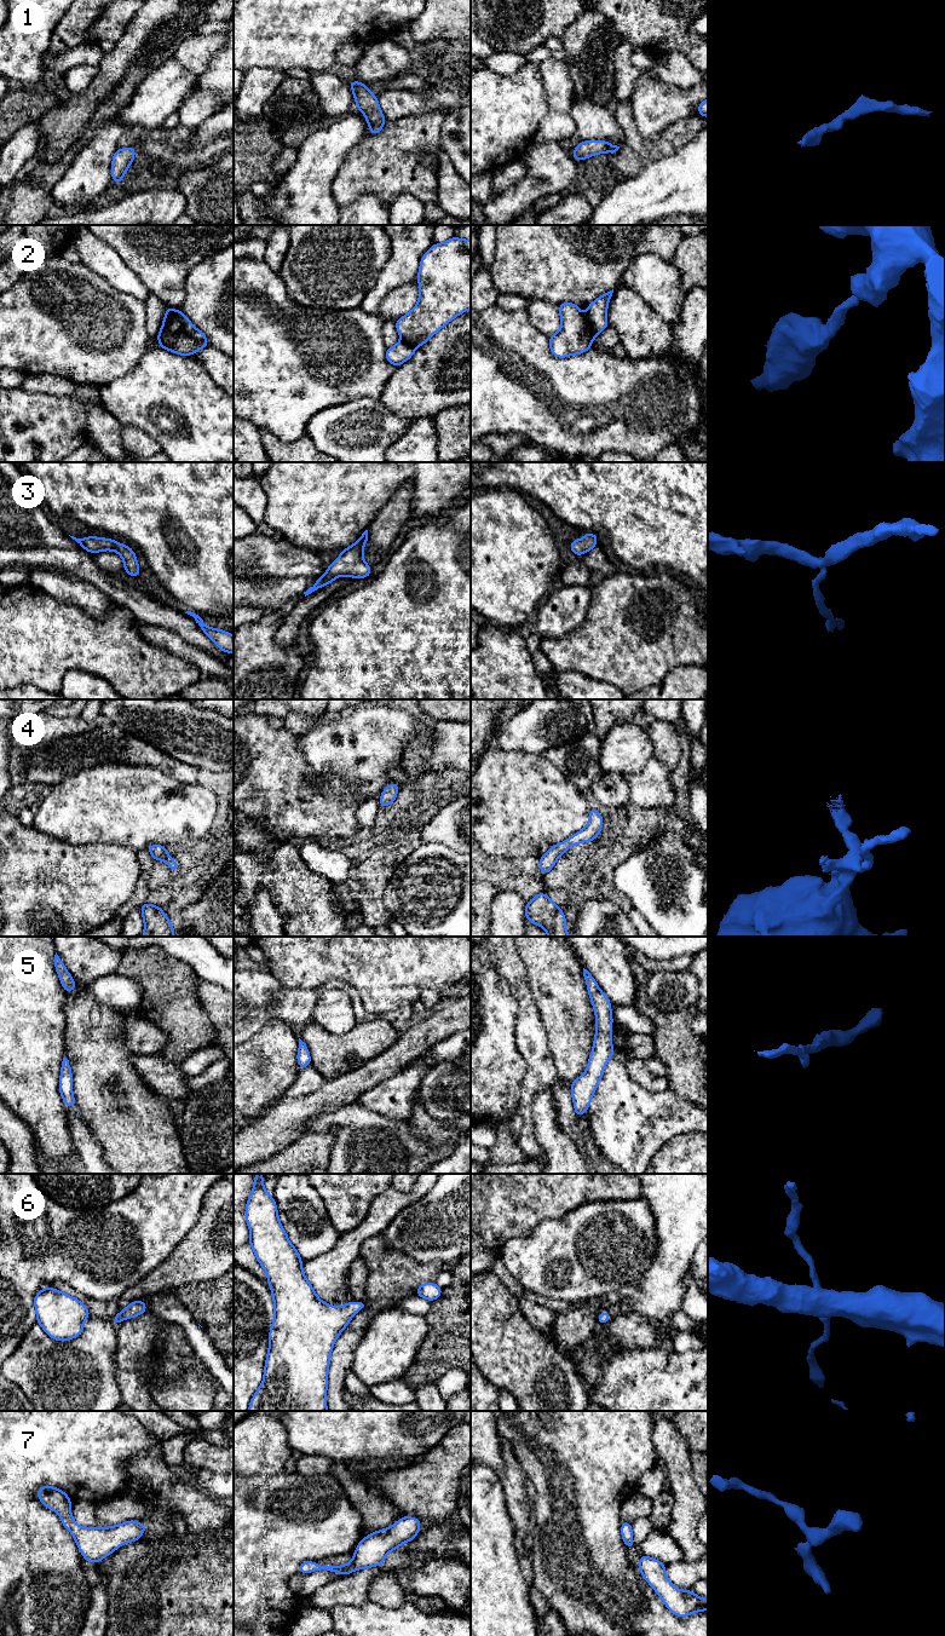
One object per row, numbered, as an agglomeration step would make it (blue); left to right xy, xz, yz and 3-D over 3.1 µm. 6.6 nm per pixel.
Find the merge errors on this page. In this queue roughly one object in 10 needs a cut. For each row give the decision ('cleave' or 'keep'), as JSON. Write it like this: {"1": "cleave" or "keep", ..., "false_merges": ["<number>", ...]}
{"1": "keep", "2": "cleave", "3": "keep", "4": "keep", "5": "keep", "6": "keep", "7": "keep", "false_merges": ["2"]}

